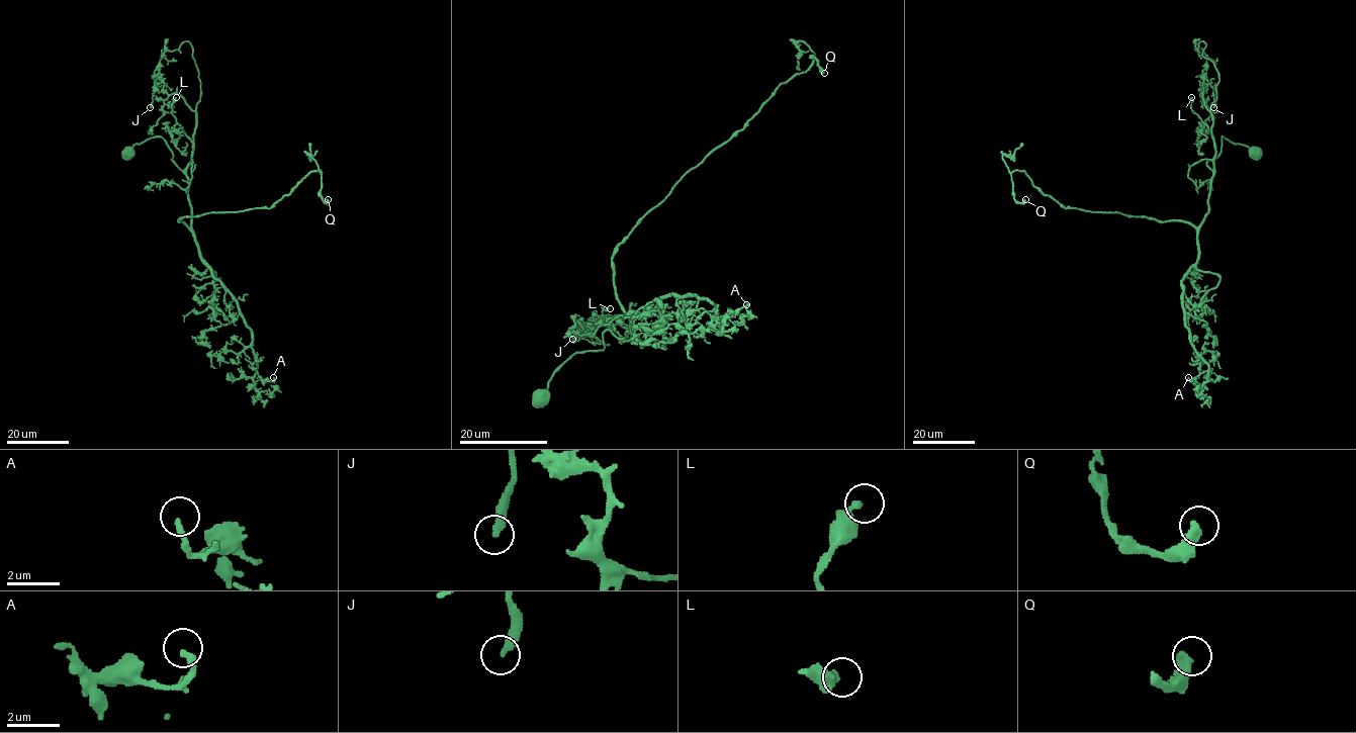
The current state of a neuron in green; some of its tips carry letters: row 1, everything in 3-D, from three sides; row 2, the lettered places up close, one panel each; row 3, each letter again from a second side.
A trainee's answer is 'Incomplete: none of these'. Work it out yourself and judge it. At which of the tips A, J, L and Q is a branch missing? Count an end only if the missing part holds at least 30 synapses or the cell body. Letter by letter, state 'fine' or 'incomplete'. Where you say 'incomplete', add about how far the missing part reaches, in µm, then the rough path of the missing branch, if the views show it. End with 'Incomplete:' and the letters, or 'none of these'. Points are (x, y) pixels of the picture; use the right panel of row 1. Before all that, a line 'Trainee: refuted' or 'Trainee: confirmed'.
Trainee: confirmed
A: fine
J: fine
L: fine
Q: fine
Incomplete: none of these

